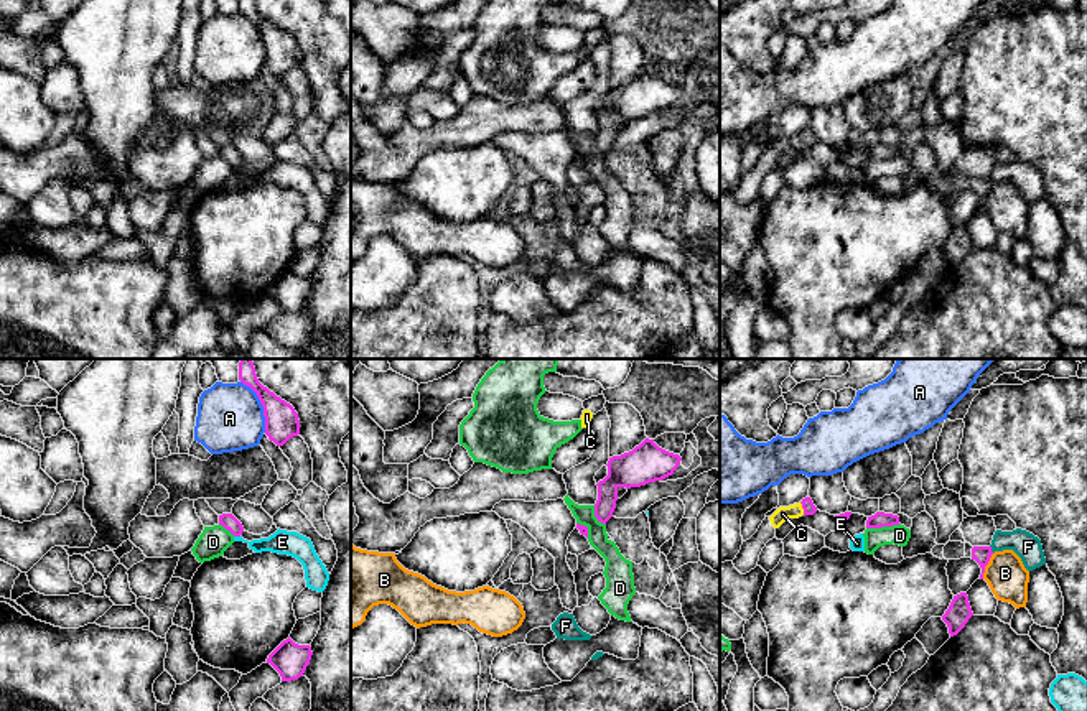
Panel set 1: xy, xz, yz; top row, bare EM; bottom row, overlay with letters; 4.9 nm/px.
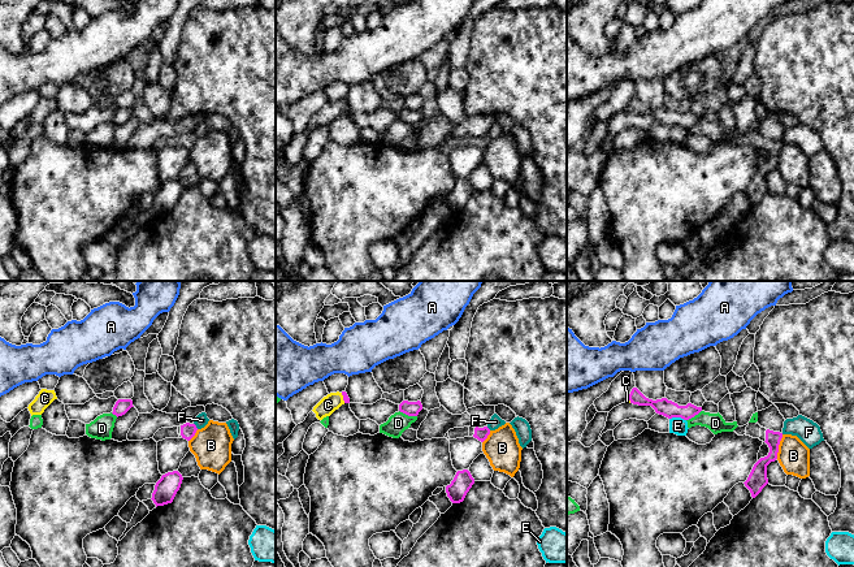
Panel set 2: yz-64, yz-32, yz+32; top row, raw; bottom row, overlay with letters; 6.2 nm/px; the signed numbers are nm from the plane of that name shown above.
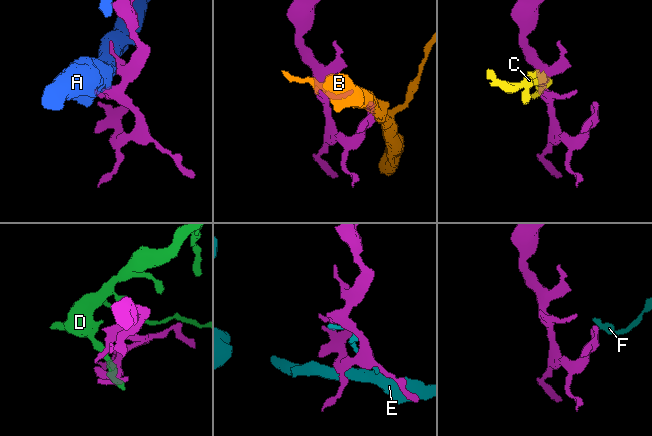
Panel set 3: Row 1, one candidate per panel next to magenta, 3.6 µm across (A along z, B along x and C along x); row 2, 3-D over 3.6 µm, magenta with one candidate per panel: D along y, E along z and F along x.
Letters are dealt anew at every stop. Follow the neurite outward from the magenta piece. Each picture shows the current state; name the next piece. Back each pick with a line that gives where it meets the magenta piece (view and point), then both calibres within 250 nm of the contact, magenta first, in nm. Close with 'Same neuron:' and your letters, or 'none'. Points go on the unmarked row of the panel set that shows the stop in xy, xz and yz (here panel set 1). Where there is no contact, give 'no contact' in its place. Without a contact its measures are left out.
C: contact yz (802, 139); calibres 60 and 80 nm
Same neuron: C

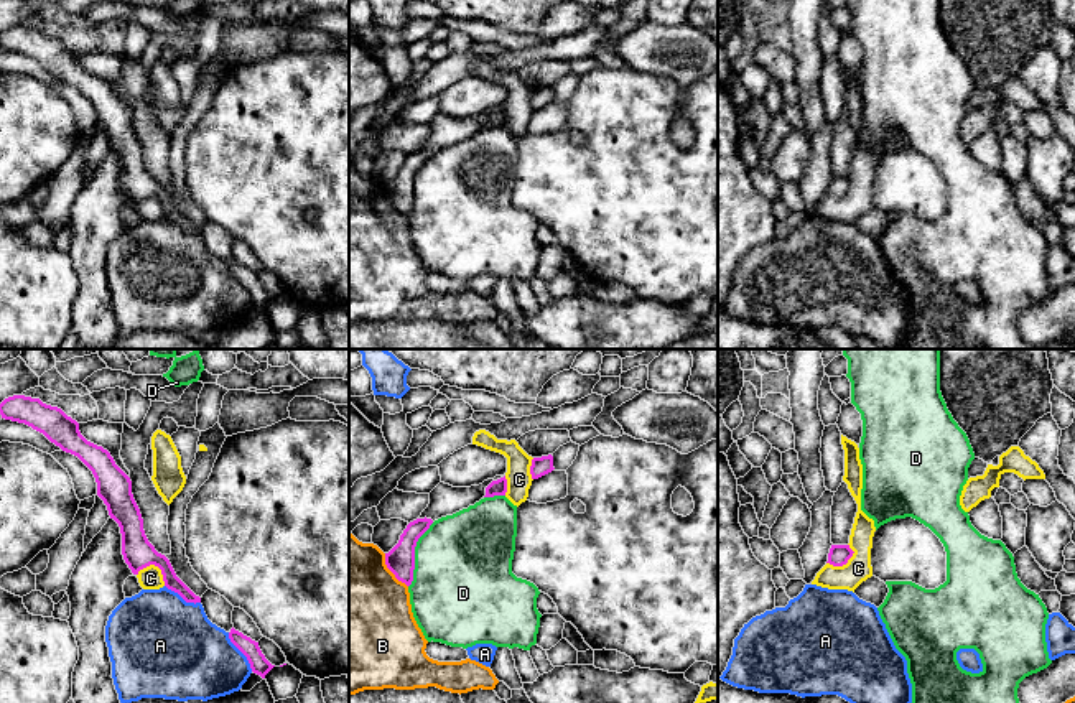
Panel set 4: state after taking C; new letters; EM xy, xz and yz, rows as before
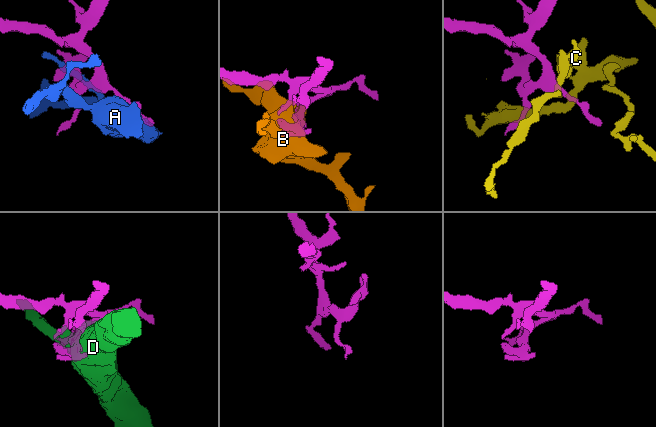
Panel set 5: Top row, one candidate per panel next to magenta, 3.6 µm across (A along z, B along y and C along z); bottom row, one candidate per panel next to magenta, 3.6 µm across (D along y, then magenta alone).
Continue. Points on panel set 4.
Same neuron: none

